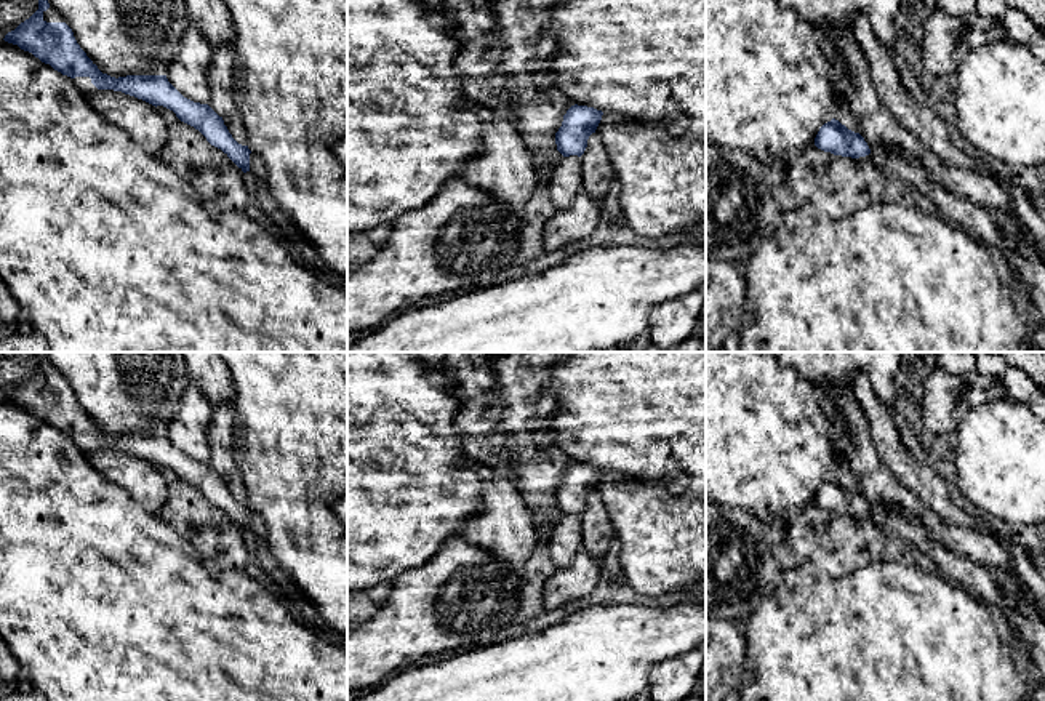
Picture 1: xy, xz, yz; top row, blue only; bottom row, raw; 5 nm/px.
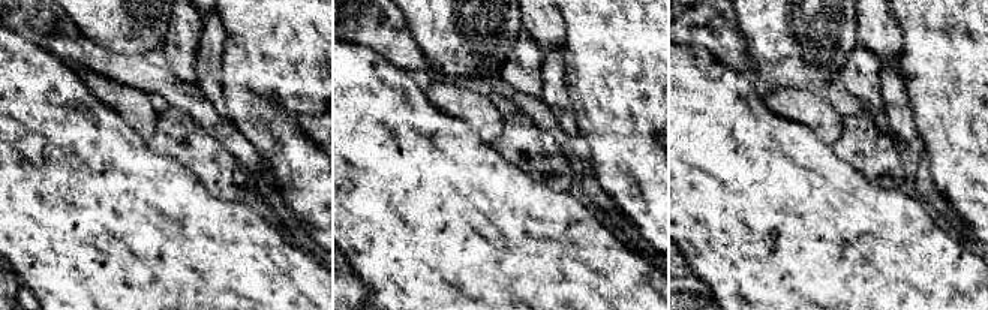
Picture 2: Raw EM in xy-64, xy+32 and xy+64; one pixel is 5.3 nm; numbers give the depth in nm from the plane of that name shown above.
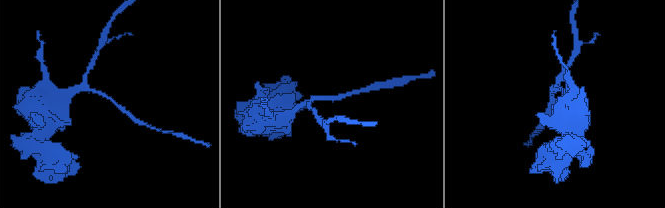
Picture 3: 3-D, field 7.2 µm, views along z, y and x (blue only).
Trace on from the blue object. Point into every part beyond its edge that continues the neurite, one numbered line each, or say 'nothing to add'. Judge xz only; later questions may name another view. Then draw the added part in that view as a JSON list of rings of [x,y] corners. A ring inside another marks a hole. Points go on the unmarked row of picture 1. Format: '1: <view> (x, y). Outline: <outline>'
nothing to add

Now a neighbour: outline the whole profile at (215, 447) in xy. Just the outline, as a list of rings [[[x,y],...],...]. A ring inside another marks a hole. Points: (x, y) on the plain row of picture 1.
[[[232,400],[219,402],[213,407],[211,423],[208,426],[208,464],[224,479],[232,496],[246,504],[246,491],[237,463],[232,456],[235,407]]]

